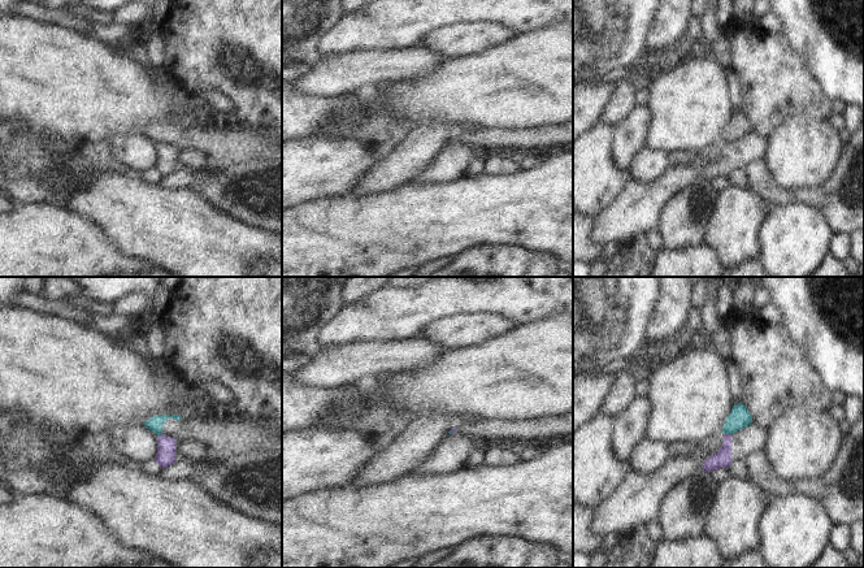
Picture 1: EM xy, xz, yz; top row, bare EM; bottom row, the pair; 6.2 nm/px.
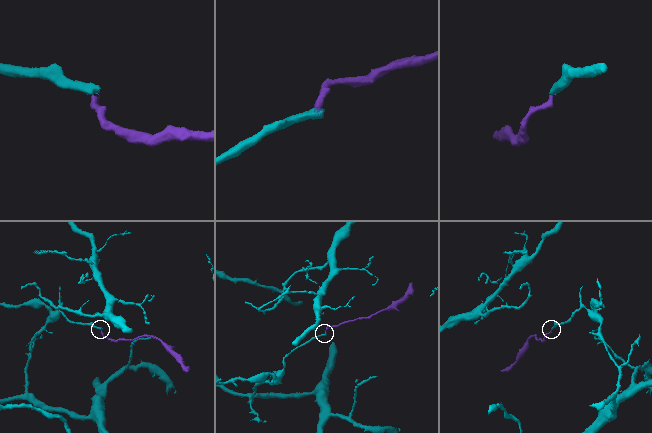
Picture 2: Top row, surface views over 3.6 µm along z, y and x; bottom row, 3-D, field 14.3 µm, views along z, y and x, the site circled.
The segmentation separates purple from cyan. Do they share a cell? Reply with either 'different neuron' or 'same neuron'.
different neuron

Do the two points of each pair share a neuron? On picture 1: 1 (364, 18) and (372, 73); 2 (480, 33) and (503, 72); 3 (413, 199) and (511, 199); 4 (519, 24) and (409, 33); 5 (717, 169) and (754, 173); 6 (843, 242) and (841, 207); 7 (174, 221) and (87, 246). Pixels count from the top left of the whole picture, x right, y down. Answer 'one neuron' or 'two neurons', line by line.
1: two neurons
2: two neurons
3: one neuron
4: one neuron
5: two neurons
6: two neurons
7: two neurons

